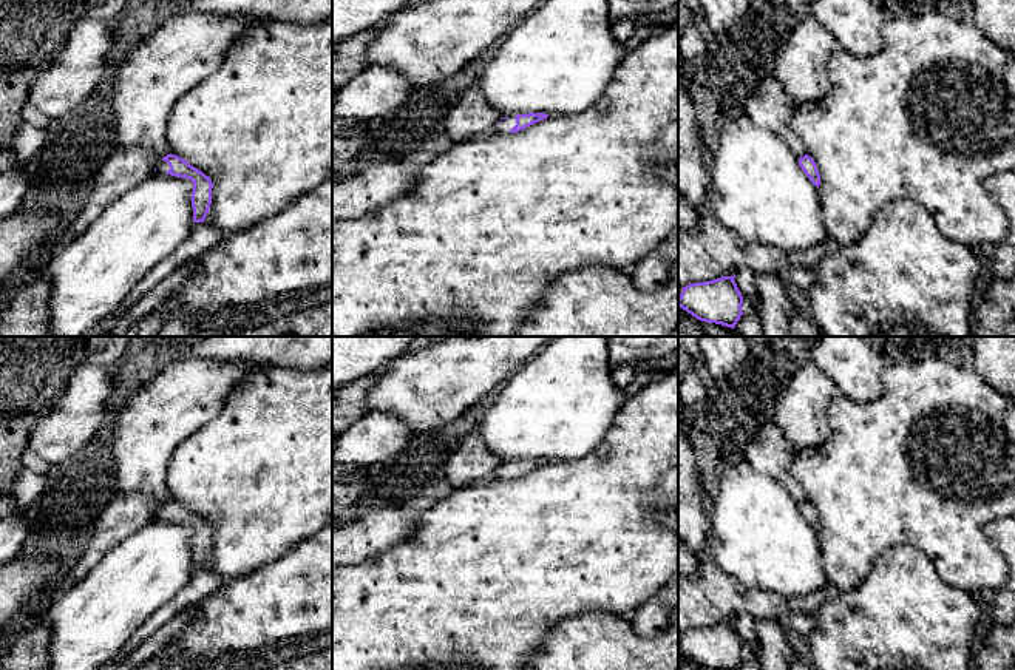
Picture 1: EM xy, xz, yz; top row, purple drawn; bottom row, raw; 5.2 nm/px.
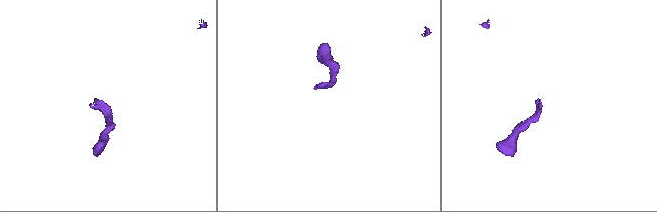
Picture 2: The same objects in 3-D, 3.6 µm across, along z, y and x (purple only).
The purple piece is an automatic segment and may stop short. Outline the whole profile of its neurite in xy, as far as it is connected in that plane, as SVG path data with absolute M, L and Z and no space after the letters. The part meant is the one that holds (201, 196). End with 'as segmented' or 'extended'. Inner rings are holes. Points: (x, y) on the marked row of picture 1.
M176 154L164 156L158 162L156 171L178 178L187 178L193 182L192 191L193 222L204 222L212 204L213 184L210 178Z; extended

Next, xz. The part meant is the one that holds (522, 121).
M528 113L528 114L518 114L514 117L502 117L490 131L487 133L479 133L477 139L487 137L491 134L507 134L507 133L518 133L539 120L547 119L548 114L544 113Z; extended

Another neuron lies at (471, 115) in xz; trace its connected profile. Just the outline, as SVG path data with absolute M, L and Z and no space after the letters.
M473 85L448 114L440 145L463 142L479 133L487 133L501 119L502 114L485 100L479 85Z

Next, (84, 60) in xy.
M90 17L79 19L51 68L31 83L26 103L49 120L63 117L110 73L113 56L113 25Z

